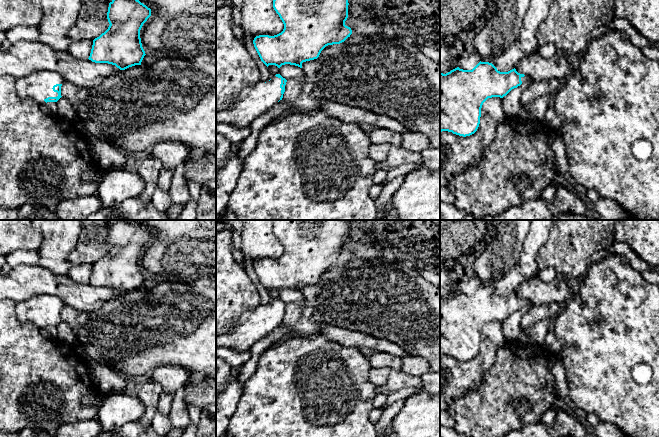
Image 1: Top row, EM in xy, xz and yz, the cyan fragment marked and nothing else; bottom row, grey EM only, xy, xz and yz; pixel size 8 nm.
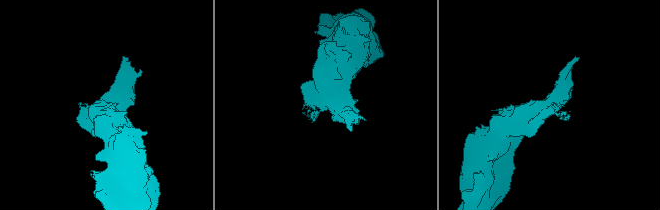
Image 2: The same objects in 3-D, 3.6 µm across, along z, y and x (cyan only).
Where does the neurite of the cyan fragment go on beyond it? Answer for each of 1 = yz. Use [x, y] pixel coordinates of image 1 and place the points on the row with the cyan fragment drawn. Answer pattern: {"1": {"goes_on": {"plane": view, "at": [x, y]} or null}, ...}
{"1": {"goes_on": {"plane": "yz", "at": [524, 79]}}}

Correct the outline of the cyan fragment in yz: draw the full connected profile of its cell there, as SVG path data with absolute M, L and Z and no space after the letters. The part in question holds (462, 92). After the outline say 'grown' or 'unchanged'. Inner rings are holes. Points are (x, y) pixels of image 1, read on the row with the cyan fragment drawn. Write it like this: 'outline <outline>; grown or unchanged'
outline M481 61L472 70L457 67L446 74L440 73L440 132L448 131L463 137L474 134L480 124L483 103L488 98L503 98L525 82L532 83L515 68L500 72L492 63Z; grown

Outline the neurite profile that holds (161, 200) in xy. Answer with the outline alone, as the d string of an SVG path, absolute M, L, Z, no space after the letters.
M158 187L152 195L151 202L160 212L166 212L172 205L169 191L163 191Z

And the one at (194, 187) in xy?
M187 180L187 185L191 199L197 201L201 193L201 185L194 180Z

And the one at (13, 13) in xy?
M0 0L0 31L17 26L38 27L41 16L32 0Z

